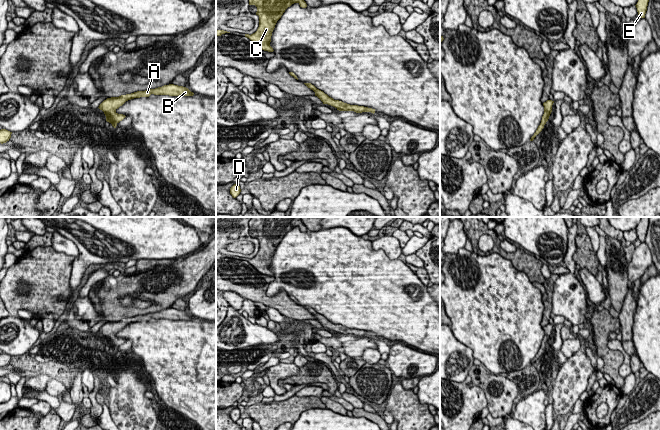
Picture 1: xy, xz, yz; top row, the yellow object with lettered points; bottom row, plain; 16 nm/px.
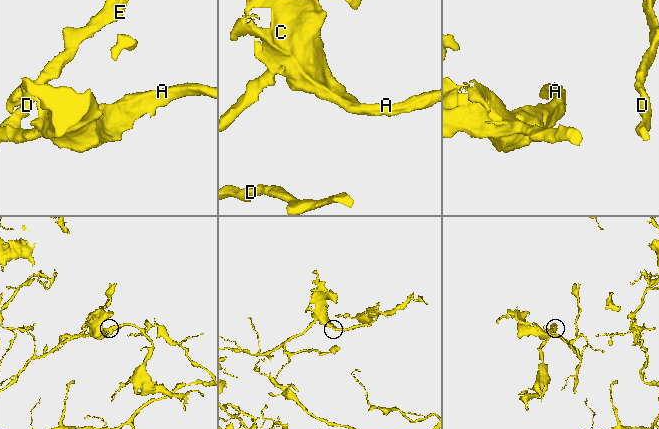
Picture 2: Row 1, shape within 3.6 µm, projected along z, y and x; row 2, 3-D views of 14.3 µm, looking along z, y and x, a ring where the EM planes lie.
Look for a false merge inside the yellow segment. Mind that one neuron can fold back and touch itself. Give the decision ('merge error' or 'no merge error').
no merge error

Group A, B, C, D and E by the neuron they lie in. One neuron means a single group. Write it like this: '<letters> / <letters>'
A B C D E

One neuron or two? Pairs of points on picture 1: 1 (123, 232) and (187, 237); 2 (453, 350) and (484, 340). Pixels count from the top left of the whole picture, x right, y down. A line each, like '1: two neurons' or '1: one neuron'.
1: one neuron
2: two neurons

